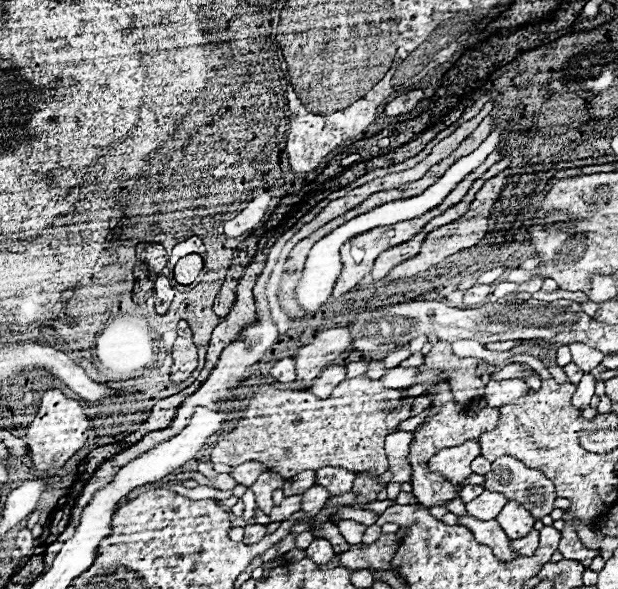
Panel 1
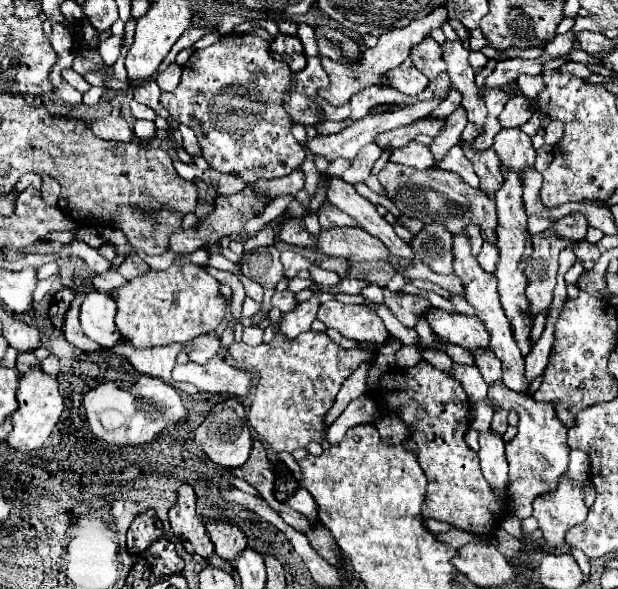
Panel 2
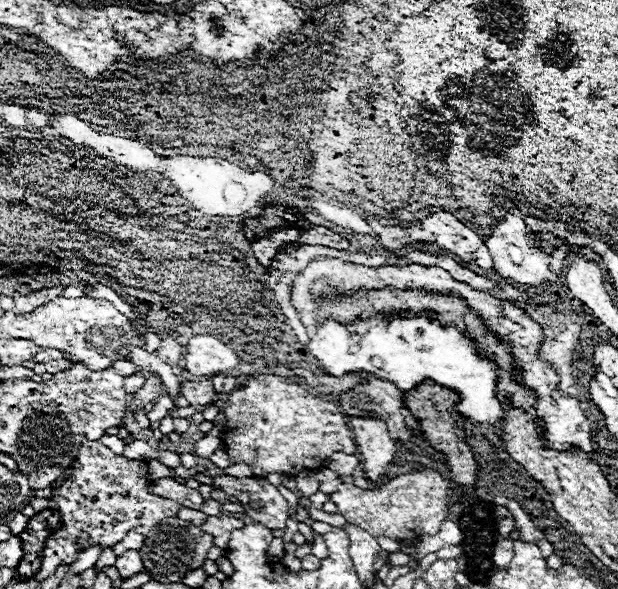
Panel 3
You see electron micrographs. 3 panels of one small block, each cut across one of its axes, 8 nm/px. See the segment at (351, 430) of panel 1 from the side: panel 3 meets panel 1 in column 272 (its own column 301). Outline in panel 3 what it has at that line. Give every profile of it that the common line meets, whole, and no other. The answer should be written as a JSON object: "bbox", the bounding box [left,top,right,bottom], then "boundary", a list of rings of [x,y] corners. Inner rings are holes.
{"bbox":[222,376,358,478],"boundary":[[[256,376],[244,388],[230,394],[230,398],[222,404],[222,412],[226,414],[226,426],[222,436],[226,454],[230,456],[232,464],[248,464],[254,472],[254,478],[266,478],[272,472],[296,476],[302,470],[318,470],[332,452],[358,454],[352,430],[346,426],[344,414],[338,410],[338,404],[312,396],[296,382],[284,382],[282,376]]]}

